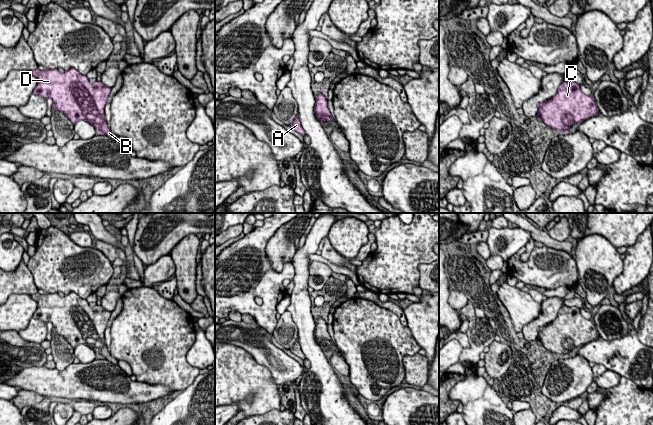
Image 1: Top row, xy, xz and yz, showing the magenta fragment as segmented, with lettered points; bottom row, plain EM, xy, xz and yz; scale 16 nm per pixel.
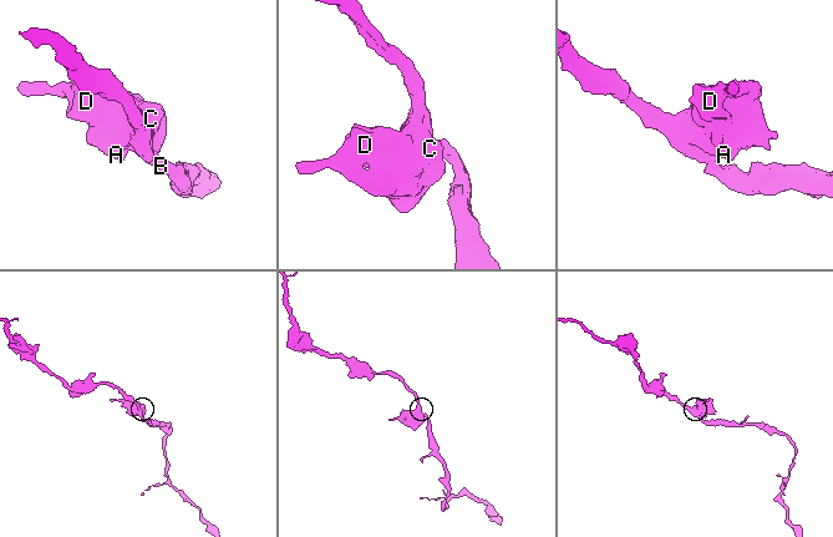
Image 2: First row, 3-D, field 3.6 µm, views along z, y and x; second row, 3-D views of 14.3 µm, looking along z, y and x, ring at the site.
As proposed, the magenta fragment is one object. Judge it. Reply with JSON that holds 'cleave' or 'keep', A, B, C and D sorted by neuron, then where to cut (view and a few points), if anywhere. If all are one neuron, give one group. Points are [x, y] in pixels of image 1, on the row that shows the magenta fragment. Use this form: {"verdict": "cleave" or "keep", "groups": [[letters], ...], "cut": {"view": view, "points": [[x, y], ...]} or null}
{"verdict": "keep", "groups": [["A", "B", "C", "D"]], "cut": null}

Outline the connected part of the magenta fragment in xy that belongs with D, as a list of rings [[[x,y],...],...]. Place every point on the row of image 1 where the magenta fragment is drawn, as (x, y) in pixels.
[[[74,68],[64,73],[61,73],[58,69],[45,71],[36,69],[30,72],[37,78],[37,85],[33,94],[51,98],[53,100],[52,112],[55,107],[57,111],[64,113],[74,125],[79,120],[84,120],[92,124],[99,133],[104,133],[113,140],[118,139],[118,136],[110,130],[105,120],[104,108],[111,93],[110,87],[104,85],[101,81],[91,83],[86,75]]]

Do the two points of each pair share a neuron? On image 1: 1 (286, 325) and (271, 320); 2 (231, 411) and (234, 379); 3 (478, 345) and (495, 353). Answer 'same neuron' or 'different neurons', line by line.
1: different neurons
2: different neurons
3: different neurons

